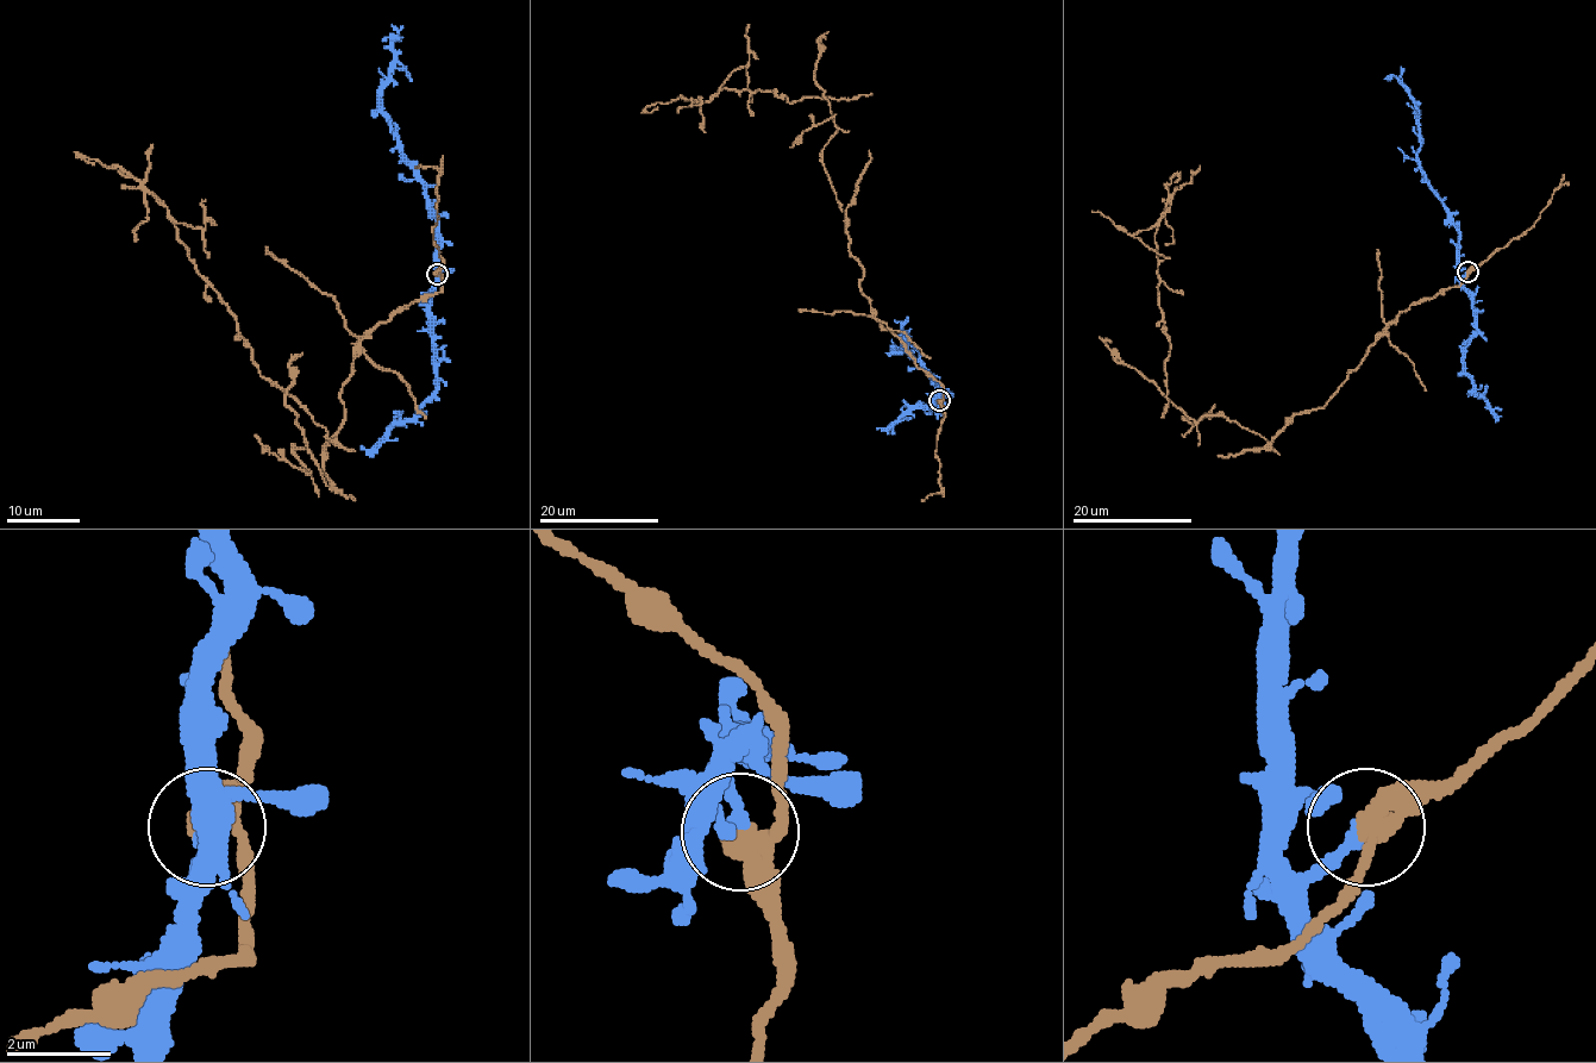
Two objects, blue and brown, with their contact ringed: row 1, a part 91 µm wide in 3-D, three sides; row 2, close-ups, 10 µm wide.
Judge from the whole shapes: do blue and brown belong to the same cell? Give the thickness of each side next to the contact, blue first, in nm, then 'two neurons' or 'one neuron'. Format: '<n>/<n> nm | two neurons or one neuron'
280/440 nm | two neurons

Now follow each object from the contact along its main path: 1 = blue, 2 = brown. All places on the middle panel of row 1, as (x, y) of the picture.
1: (939, 400), (931, 375), (911, 354), (892, 351), (903, 342), (900, 321), (894, 319)
2: (939, 400), (859, 287), (851, 204), (822, 166), (825, 92), (657, 106)

